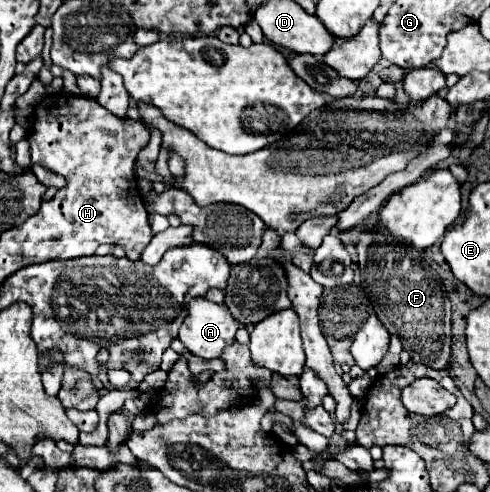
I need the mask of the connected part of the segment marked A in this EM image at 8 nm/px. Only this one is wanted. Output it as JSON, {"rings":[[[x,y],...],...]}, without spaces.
{"rings":[[[198,297],[190,303],[190,313],[180,329],[178,339],[186,351],[200,359],[216,359],[222,351],[234,343],[238,323],[230,317],[224,305],[216,305]]]}

